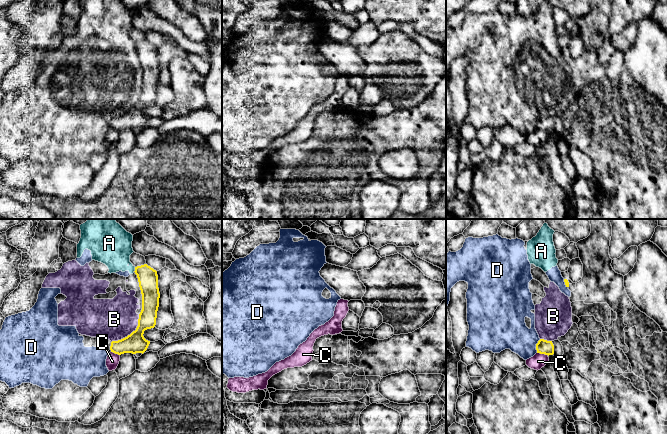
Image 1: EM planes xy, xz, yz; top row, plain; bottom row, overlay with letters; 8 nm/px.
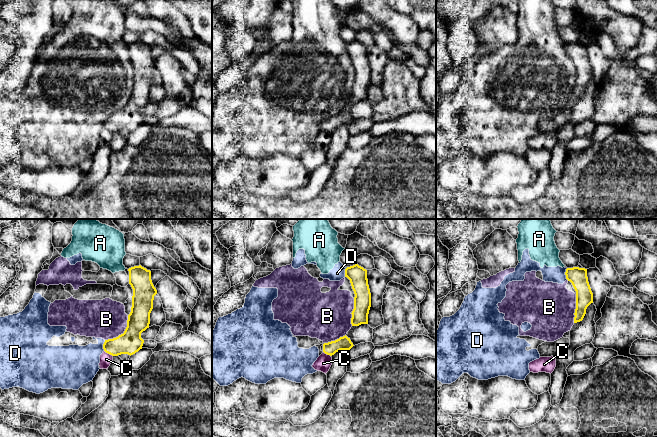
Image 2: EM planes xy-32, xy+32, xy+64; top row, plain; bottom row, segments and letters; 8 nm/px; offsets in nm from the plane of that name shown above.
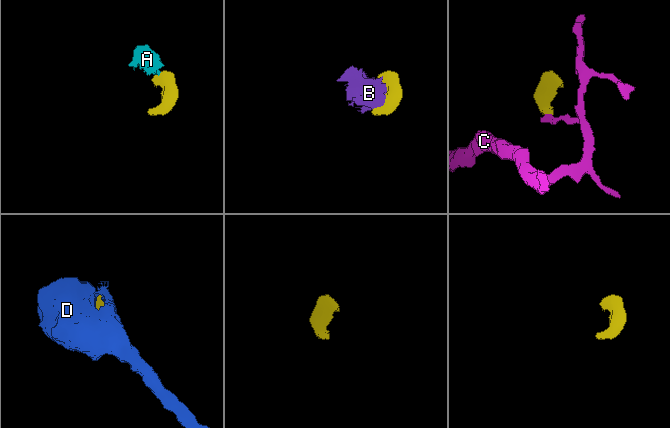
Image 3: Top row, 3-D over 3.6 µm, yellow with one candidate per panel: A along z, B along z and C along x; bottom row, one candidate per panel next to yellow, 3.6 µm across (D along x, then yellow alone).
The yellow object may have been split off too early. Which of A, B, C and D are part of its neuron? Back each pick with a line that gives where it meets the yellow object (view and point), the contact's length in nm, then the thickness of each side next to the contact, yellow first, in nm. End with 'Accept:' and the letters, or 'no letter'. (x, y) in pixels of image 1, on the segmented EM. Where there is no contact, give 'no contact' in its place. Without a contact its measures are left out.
Accept: no letter

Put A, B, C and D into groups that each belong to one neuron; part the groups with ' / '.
A B D / C

